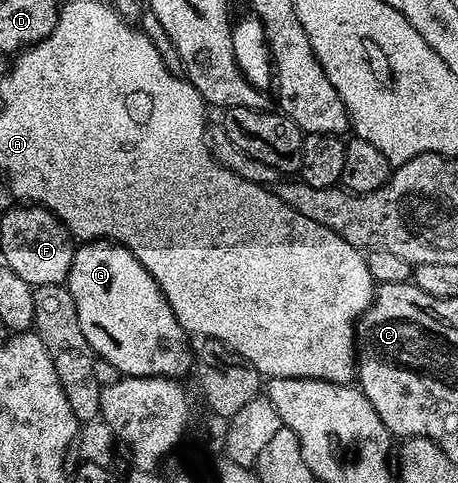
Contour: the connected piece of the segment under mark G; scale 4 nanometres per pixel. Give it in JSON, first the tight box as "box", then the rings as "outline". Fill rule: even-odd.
{"box":[65,240,193,380],"outline":[[[110,240],[84,241],[76,249],[65,285],[73,296],[73,304],[77,304],[77,320],[81,320],[81,332],[85,332],[89,348],[93,348],[96,356],[109,360],[120,375],[179,380],[184,377],[182,374],[192,373],[193,346],[187,331],[181,328],[177,316],[173,316],[173,308],[169,308],[169,300],[165,300],[157,280],[153,280],[145,264],[141,264],[129,248]]]}

